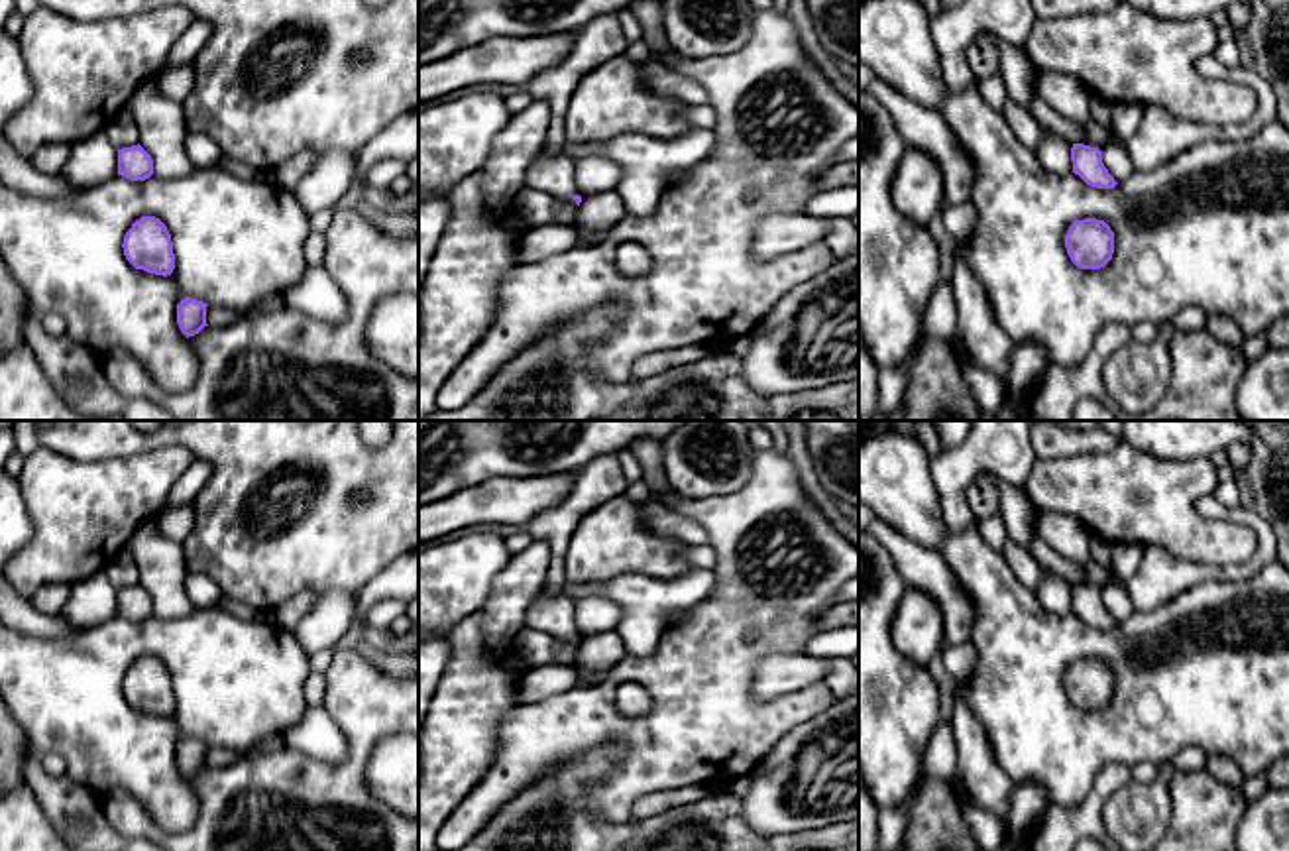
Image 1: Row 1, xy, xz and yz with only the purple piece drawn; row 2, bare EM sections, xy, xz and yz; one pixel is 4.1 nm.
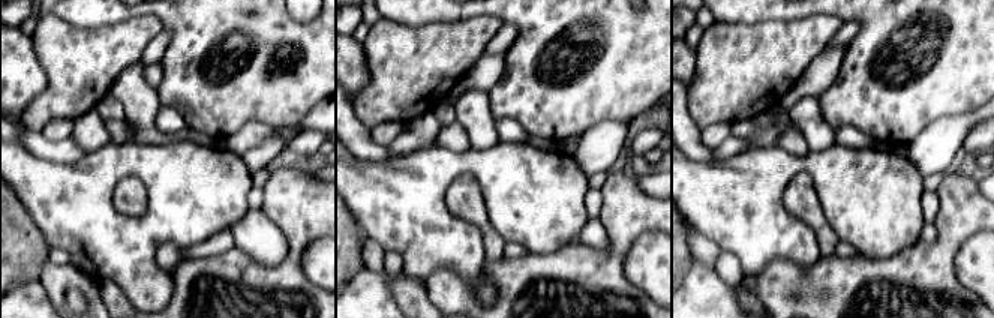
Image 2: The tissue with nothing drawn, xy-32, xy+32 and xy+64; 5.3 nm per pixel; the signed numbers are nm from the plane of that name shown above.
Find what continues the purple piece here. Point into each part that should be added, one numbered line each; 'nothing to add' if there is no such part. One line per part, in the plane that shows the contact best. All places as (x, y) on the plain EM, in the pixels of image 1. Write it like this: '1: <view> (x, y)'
nothing to add

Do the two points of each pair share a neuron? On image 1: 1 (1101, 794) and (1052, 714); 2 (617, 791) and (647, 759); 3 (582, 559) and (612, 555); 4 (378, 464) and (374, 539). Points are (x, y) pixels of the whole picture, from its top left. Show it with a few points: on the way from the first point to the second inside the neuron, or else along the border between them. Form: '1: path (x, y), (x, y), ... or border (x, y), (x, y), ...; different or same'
1: border (1128, 765), (1107, 763), (1079, 802), (1054, 806); different
2: path (625, 783), (641, 767); same
3: path (590, 557), (604, 555); same
4: path (378, 482), (374, 521); same

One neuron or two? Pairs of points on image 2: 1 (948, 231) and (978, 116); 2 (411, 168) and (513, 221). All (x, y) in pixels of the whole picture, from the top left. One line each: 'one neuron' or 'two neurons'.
1: two neurons
2: one neuron

